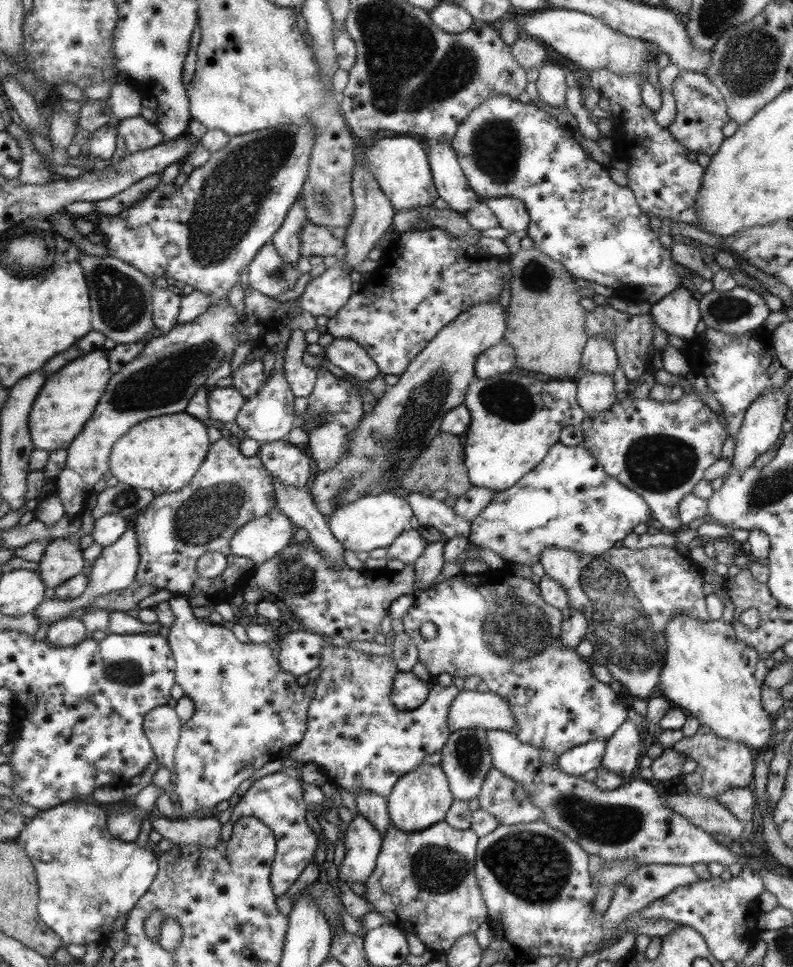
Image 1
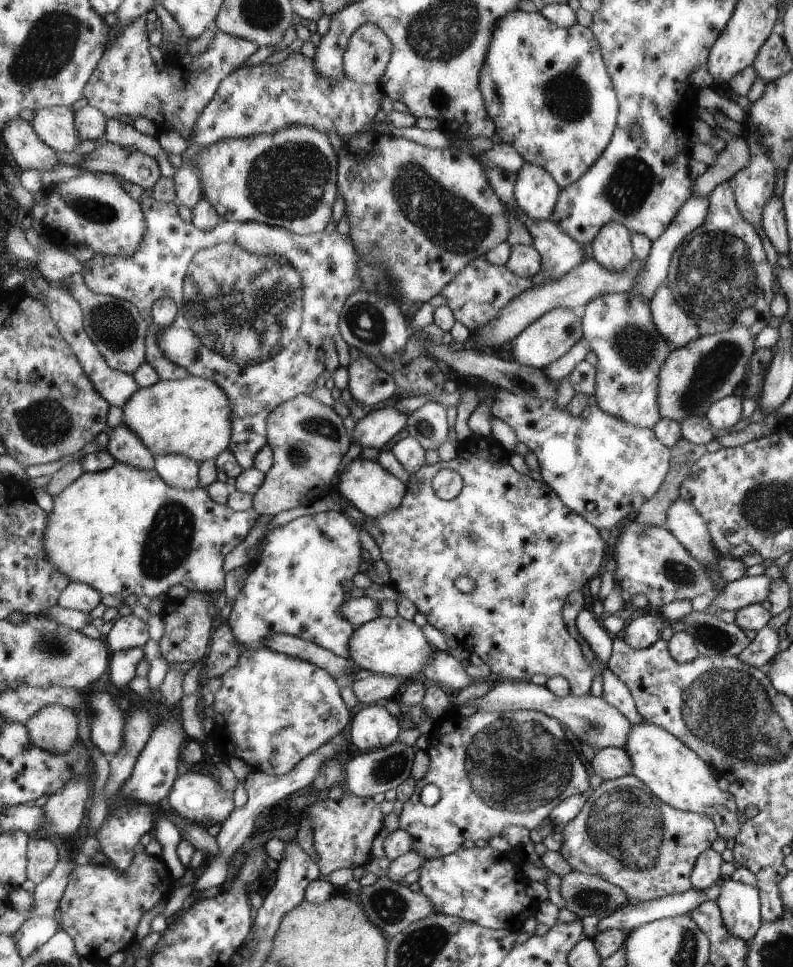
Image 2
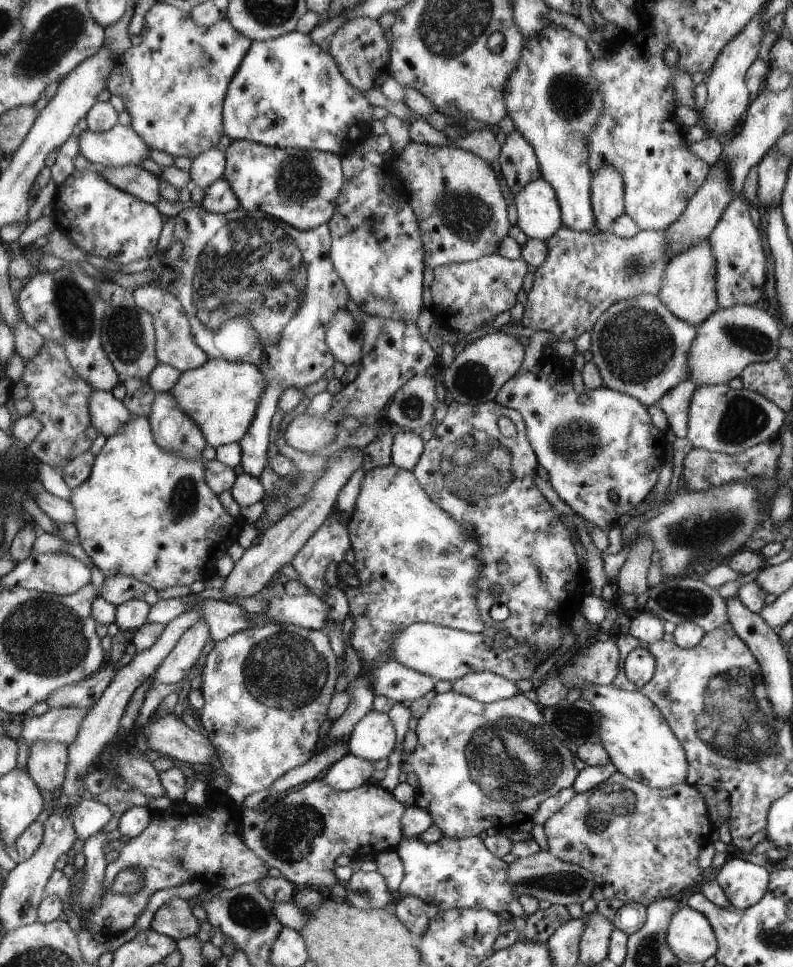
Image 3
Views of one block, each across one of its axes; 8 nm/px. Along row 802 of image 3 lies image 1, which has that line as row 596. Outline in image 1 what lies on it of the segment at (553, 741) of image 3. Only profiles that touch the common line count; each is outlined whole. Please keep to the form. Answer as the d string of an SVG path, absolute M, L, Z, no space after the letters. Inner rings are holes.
M511 568L487 574L459 573L439 581L416 594L415 602L404 619L404 632L417 646L418 660L436 680L481 676L490 692L502 696L515 717L515 735L524 744L546 749L556 756L564 755L575 747L592 743L592 740L608 740L622 726L626 708L618 700L616 692L591 673L590 662L578 653L576 646L563 646L559 640L562 620L566 611L546 604L539 585L524 579ZM424 622L436 624L437 634L432 639L420 633Z

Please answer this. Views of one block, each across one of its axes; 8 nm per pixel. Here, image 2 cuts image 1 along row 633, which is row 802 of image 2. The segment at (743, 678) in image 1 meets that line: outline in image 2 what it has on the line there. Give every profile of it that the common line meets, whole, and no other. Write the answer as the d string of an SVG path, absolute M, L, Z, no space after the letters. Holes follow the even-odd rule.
M646 721L632 723L624 749L632 760L632 773L647 783L662 802L676 810L708 815L708 818L715 821L716 830L725 842L739 836L743 826L741 818L752 819L759 813L759 808L755 805L746 806L740 812L735 796L718 788L716 776L710 771L710 764L664 727L654 726Z

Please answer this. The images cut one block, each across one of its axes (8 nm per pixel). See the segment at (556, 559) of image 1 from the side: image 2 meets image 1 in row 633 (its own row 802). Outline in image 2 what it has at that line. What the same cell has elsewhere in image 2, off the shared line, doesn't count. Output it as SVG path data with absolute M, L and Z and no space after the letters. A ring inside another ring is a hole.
M636 775L603 780L592 790L580 812L564 827L564 842L560 853L575 871L600 876L620 886L631 902L652 901L690 889L690 872L700 854L718 838L715 821L708 815L676 810L662 802L647 783Z

